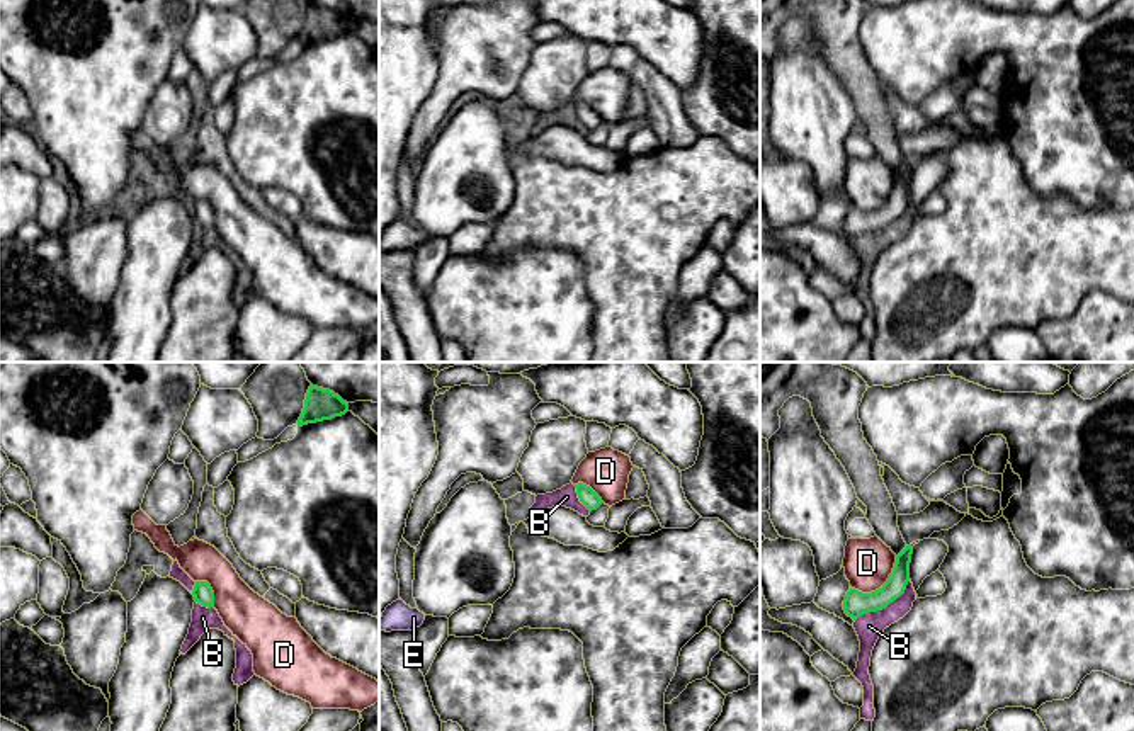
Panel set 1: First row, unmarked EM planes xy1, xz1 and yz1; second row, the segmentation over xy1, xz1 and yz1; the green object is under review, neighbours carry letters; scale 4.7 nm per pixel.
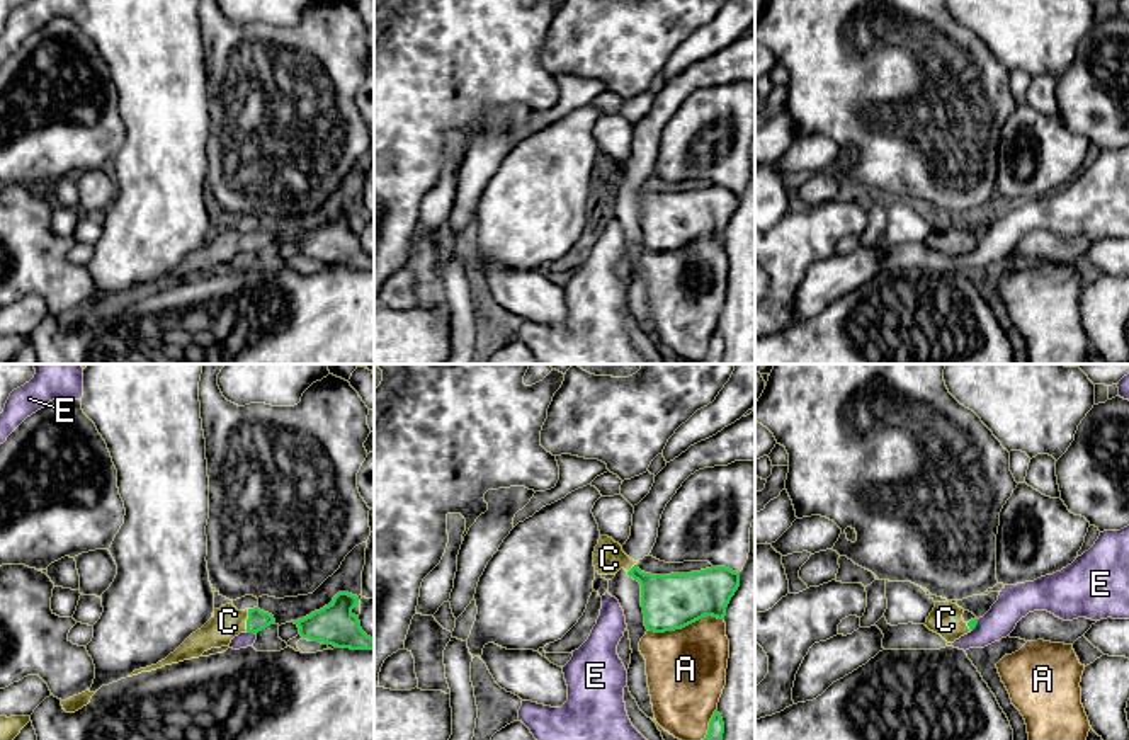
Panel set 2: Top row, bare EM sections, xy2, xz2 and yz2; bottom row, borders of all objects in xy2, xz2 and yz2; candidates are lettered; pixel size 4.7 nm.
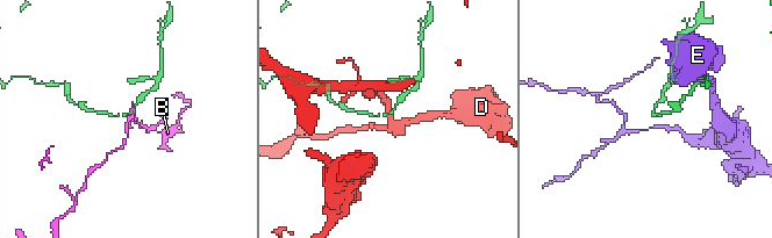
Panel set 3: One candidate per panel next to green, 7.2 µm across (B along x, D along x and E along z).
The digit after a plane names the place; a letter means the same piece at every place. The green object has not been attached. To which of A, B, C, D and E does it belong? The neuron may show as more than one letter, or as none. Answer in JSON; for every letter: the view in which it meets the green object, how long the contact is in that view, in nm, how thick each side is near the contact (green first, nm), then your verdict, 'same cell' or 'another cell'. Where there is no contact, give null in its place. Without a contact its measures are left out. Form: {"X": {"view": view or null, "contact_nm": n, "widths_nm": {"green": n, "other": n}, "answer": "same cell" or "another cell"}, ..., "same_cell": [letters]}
{"A": {"view": "xz2", "contact_nm": 360, "widths_nm": {"green": 260, "other": 380}, "answer": "another cell"}, "B": {"view": "yz1", "contact_nm": 320, "widths_nm": {"green": 120, "other": 130}, "answer": "another cell"}, "C": {"view": "xy2", "contact_nm": 110, "widths_nm": {"green": 100, "other": 150}, "answer": "same cell"}, "D": {"view": "yz1", "contact_nm": 260, "widths_nm": {"green": 120, "other": 220}, "answer": "another cell"}, "E": {"view": "xy2", "contact_nm": 50, "widths_nm": {"green": 100, "other": 70}, "answer": "another cell"}, "same_cell": ["C"]}

